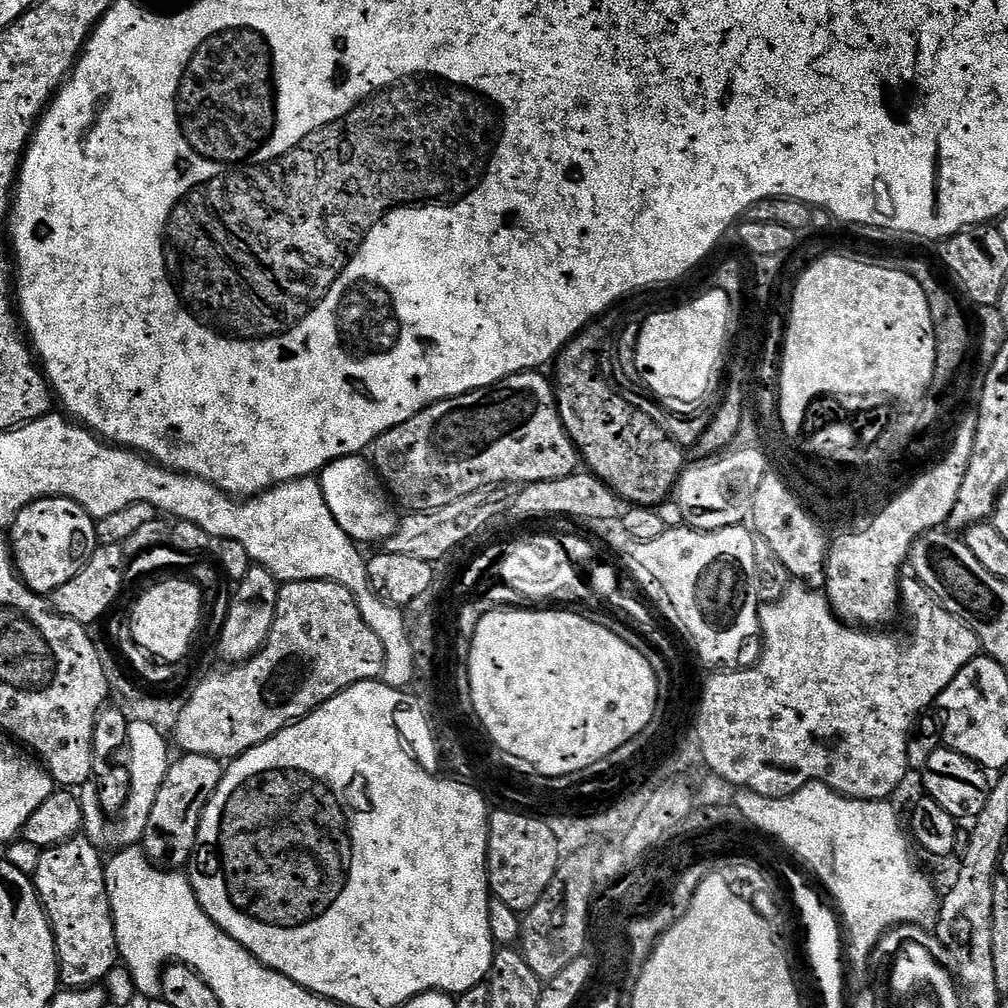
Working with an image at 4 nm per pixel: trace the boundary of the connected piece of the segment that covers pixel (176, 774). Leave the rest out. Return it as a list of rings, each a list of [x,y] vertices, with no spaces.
[[[180,754],[169,763],[168,773],[162,782],[162,790],[158,790],[158,798],[154,798],[154,810],[150,810],[150,822],[146,822],[146,834],[142,841],[144,853],[157,868],[165,870],[180,870],[191,861],[198,845],[198,830],[200,819],[210,802],[210,798],[218,790],[224,777],[225,765],[213,756],[206,754]]]

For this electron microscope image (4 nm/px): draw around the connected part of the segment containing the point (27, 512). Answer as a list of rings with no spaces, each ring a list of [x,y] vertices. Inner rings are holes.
[[[47,496],[45,500],[35,500],[33,504],[27,504],[17,514],[10,525],[10,543],[16,571],[19,572],[26,587],[32,592],[51,594],[66,586],[70,578],[78,575],[96,552],[98,547],[96,520],[78,502],[68,500],[65,496]]]

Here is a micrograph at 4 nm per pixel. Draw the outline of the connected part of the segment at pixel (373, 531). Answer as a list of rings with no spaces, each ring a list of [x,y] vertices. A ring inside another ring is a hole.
[[[363,455],[343,456],[330,462],[319,472],[318,479],[326,506],[330,506],[330,514],[334,514],[334,522],[338,522],[338,526],[342,526],[342,530],[346,530],[348,537],[355,540],[357,545],[379,545],[396,532],[397,509],[376,475],[375,467]]]

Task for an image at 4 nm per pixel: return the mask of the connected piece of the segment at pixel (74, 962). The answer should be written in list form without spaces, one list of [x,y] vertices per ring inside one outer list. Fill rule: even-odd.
[[[84,834],[45,848],[39,854],[34,883],[56,935],[61,985],[68,990],[99,985],[118,964],[114,918],[104,877],[105,857]]]

